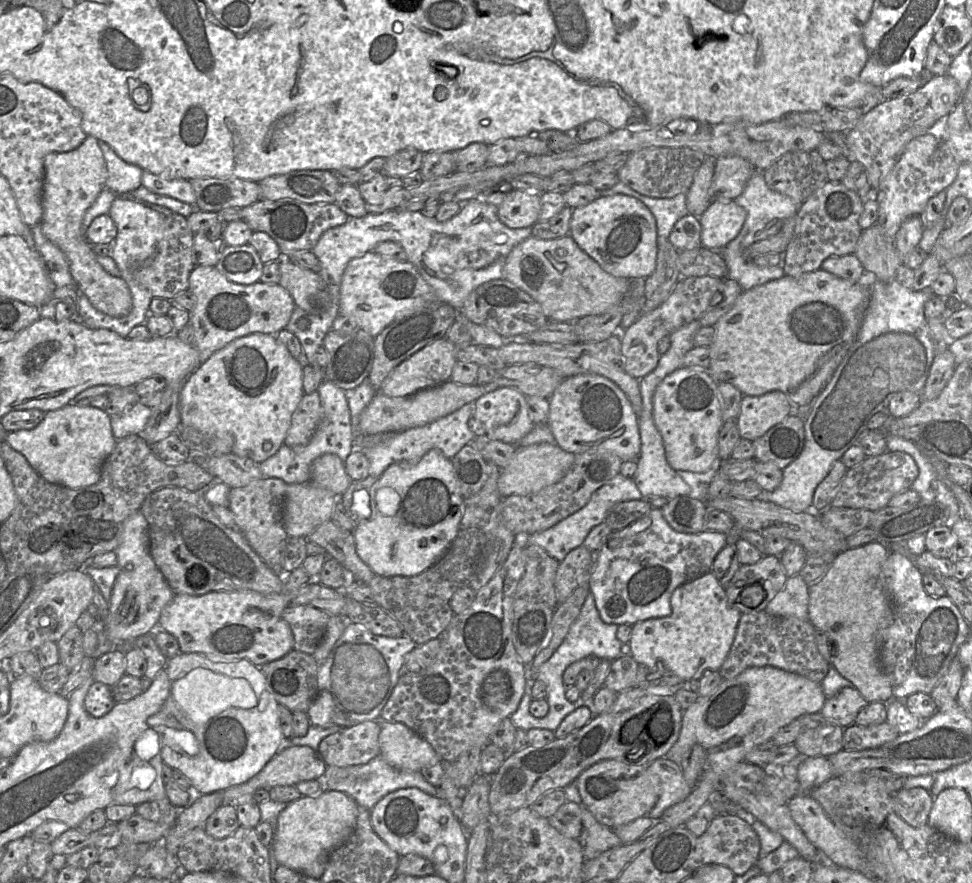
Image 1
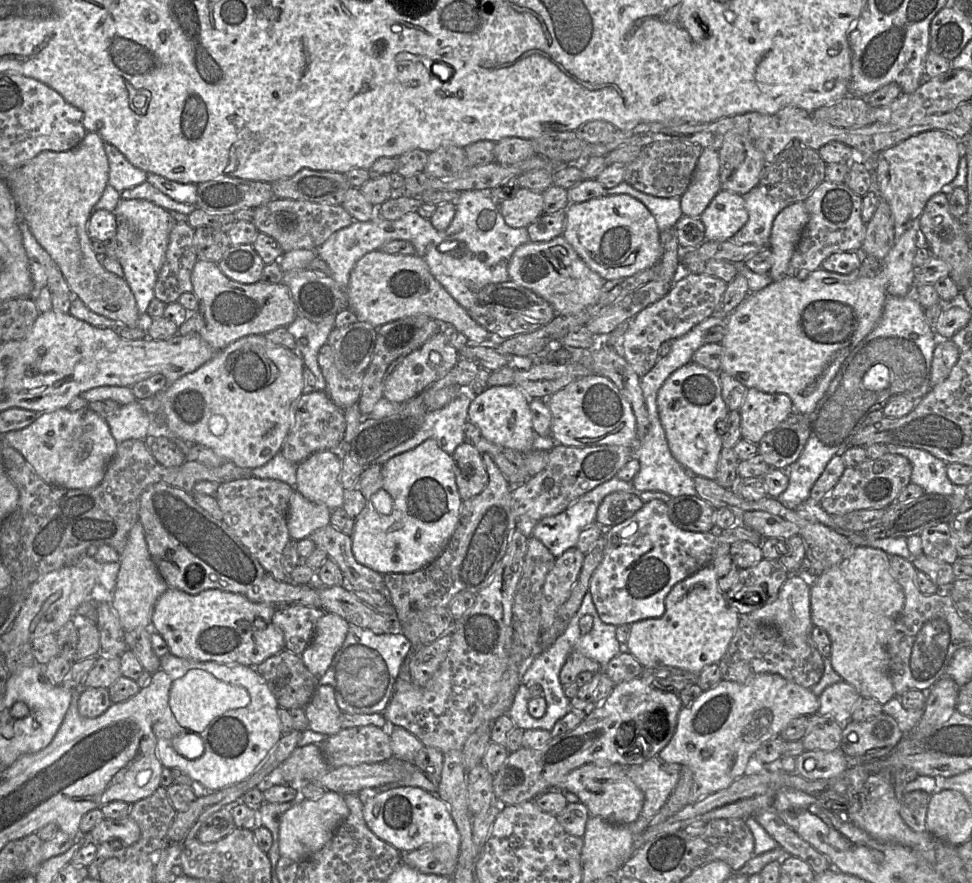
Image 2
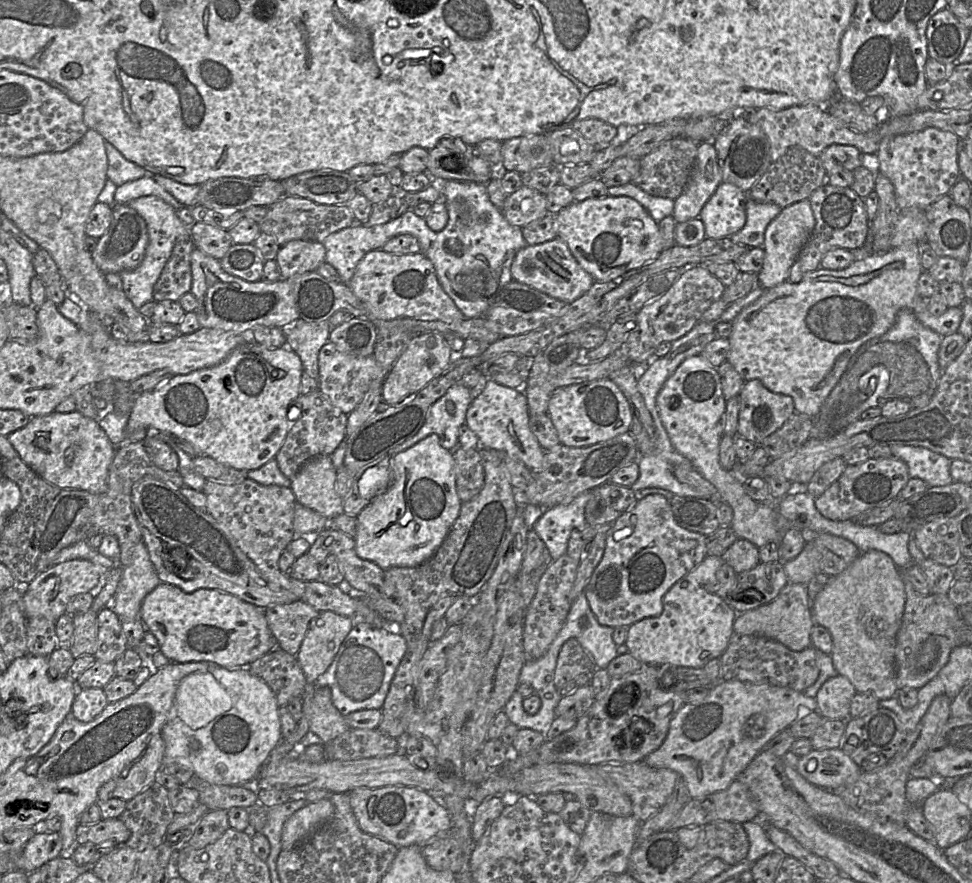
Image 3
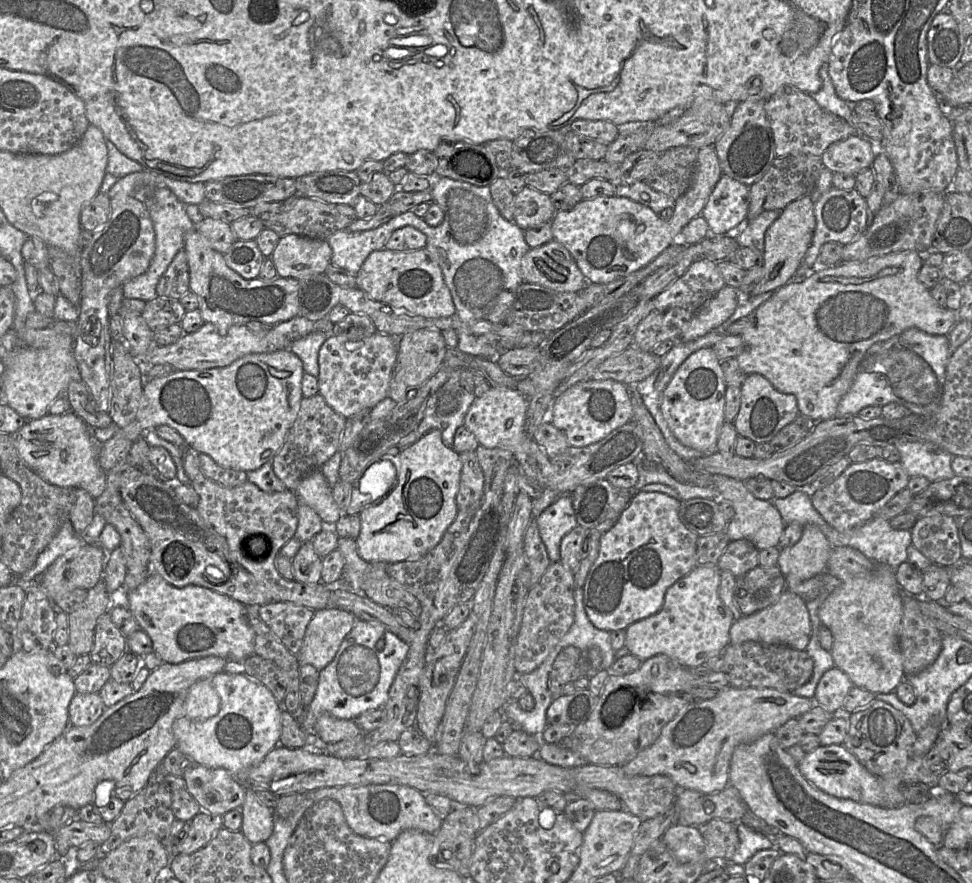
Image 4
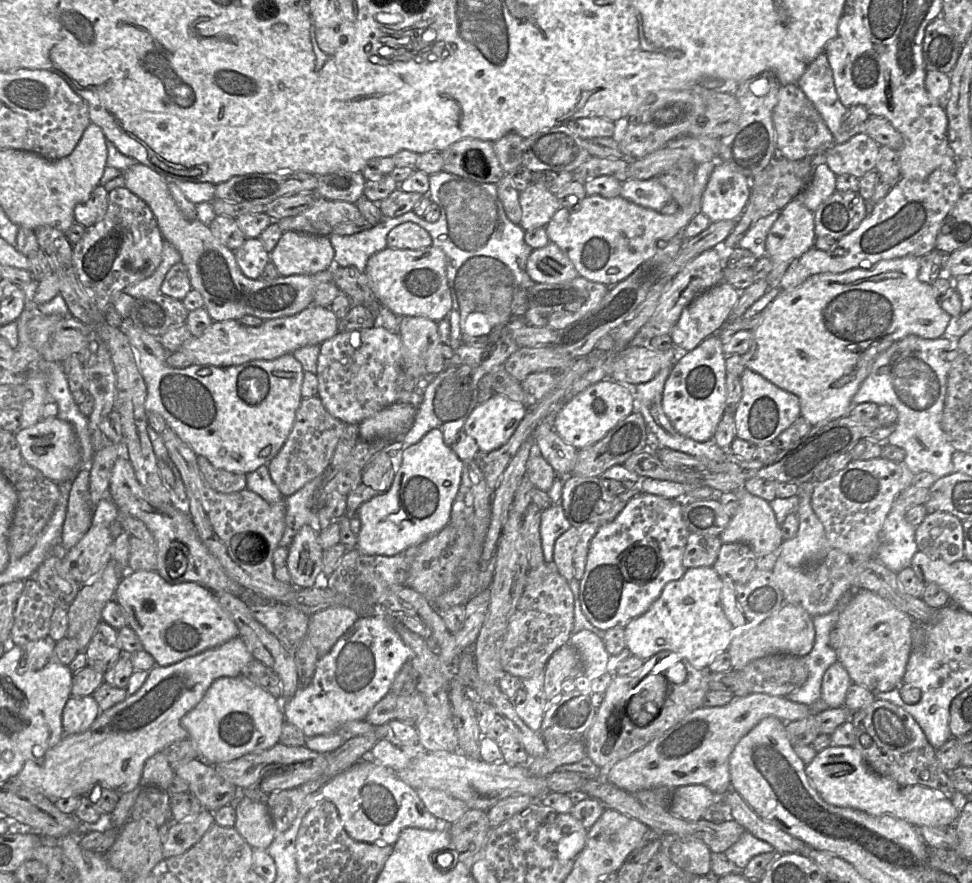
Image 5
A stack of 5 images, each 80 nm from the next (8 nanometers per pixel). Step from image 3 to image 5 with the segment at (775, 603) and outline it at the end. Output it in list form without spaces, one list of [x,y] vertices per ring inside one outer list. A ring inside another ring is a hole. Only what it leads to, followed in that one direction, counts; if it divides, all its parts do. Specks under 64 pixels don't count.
[[[785,602],[780,609],[764,619],[761,622],[746,622],[740,629],[734,629],[734,636],[730,642],[727,653],[731,661],[731,667],[734,670],[742,670],[752,659],[758,655],[767,653],[786,652],[796,656],[805,656],[808,654],[814,643],[815,629],[812,622],[812,617],[801,606]]]

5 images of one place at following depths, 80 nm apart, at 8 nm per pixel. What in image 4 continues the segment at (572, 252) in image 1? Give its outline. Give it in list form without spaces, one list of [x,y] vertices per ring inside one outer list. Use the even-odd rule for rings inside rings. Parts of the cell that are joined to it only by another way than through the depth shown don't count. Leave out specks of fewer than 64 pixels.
[[[554,239],[525,253],[521,275],[523,282],[562,292],[579,292],[588,283],[570,252]]]

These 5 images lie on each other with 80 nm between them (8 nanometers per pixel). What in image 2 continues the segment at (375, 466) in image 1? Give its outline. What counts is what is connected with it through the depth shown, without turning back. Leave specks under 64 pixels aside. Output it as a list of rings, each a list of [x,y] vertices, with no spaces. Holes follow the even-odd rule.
[[[459,389],[459,394],[448,405],[426,414],[413,437],[385,452],[374,463],[383,466],[390,458],[416,448],[427,439],[434,439],[440,449],[452,455],[466,441],[464,424],[468,421],[468,409],[474,397],[468,389]]]

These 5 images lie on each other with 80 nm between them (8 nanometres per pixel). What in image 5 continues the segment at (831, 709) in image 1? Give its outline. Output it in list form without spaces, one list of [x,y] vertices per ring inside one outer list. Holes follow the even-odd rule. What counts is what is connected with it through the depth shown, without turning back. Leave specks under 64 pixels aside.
[[[840,661],[832,664],[824,673],[821,684],[821,697],[830,708],[844,706],[852,681]]]

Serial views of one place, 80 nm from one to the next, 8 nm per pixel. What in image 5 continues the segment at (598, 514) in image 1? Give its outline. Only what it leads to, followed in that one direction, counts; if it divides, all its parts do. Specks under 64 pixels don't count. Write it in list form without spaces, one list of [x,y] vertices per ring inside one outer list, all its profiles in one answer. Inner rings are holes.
[[[555,503],[542,511],[540,536],[546,563],[553,562],[554,545],[557,538],[571,527],[560,503]]]

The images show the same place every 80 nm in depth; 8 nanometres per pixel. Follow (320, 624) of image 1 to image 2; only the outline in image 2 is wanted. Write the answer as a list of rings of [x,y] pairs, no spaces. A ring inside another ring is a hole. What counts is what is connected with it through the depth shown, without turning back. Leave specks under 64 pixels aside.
[[[304,605],[276,607],[273,622],[284,634],[285,649],[301,655],[311,642],[316,623],[324,613],[322,608]]]

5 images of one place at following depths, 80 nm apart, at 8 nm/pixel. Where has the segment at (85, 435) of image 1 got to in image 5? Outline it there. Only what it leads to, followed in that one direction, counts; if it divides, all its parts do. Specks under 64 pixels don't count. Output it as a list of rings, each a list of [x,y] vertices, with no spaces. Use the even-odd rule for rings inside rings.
[[[58,417],[41,418],[35,424],[18,429],[15,438],[26,462],[55,483],[73,480],[81,469],[81,453],[72,425]]]

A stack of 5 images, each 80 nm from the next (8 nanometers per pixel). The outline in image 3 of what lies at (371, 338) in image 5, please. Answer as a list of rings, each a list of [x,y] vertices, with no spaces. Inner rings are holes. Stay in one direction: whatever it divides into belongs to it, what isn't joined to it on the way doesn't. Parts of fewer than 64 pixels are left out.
[[[328,341],[318,355],[319,380],[318,390],[344,414],[350,414],[362,401],[364,395],[375,379],[384,379],[386,372],[377,364],[373,354],[367,357],[355,357],[339,352],[335,345]]]

